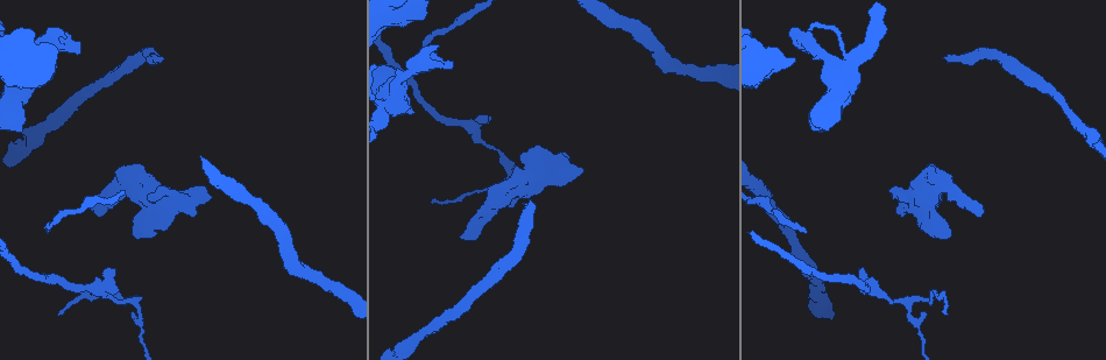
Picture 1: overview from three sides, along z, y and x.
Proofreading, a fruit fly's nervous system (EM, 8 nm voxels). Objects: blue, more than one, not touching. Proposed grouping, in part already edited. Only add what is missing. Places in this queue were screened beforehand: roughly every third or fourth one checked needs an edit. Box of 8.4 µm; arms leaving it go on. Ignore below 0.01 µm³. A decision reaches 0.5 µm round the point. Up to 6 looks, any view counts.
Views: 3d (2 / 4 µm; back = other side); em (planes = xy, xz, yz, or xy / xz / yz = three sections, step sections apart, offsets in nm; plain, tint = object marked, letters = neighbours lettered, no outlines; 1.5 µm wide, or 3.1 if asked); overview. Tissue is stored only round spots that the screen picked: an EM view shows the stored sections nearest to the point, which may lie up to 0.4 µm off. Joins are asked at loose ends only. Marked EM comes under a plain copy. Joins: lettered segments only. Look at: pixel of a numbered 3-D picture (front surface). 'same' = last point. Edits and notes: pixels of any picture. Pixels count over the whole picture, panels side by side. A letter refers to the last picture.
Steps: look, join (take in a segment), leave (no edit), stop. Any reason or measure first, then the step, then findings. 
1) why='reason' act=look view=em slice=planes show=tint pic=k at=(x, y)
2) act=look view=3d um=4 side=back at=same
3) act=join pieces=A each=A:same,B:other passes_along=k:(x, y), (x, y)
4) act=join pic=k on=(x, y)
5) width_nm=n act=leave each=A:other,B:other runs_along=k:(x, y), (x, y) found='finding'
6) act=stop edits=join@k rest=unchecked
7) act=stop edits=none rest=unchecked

why='free end' act=look view=em slice=planes show=letters pic=1 at=(63, 33)

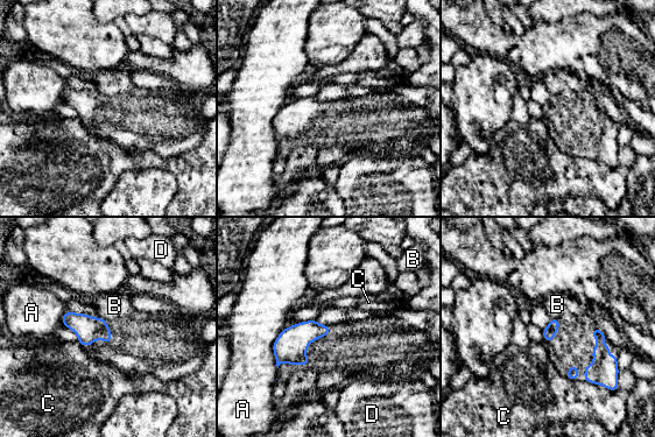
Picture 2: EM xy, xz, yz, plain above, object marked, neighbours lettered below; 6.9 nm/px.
longest_contact=A:280nm act=leave each=A:other,B:other,C:other,D:other border=2:(551, 317), (557, 318) found='none of them fits'

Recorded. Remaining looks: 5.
why='branch stops here' act=look view=em slice=xz step=4 show=tint pic=1 at=(892, 194)

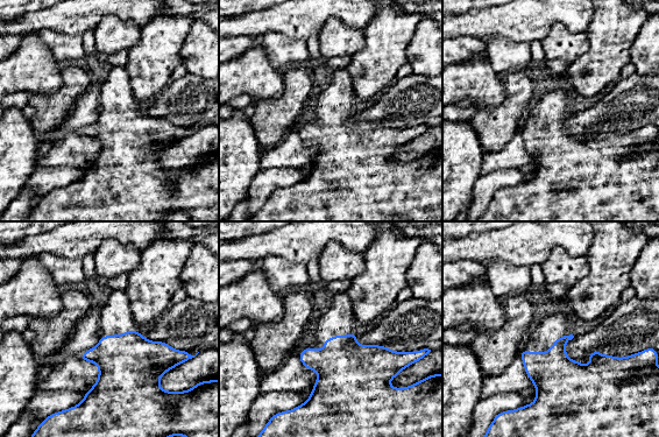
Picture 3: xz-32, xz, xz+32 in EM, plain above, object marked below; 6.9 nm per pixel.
act=look view=em slice=xz step=4 show=letters at=same

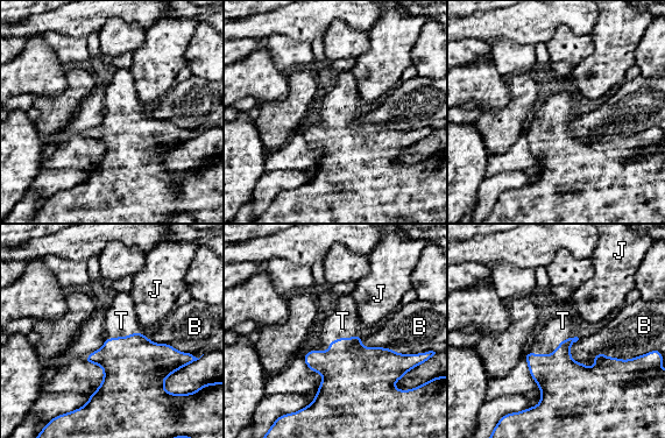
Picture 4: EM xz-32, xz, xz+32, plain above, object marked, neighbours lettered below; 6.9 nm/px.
longest_contact=B:480nm act=join pieces=T each=B:other,J:other,T:same found='it goes on there'

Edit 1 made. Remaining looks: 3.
act=look view=overview

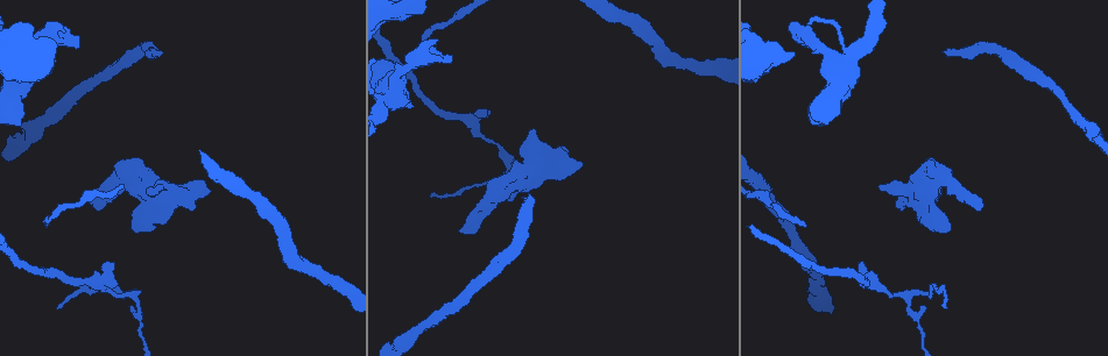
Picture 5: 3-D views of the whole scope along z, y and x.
why='an open end' act=look view=em slice=yz step=4 show=tint pic=5 at=(980, 200)

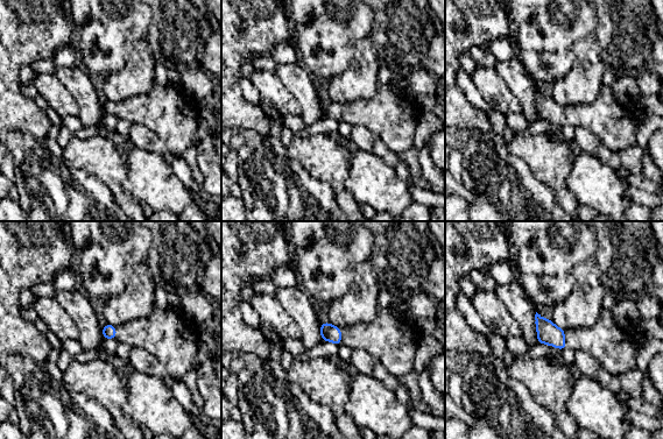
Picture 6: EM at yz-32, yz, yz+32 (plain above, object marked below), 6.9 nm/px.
why='cut it another way' act=look view=em slice=xz step=8 show=letters at=same

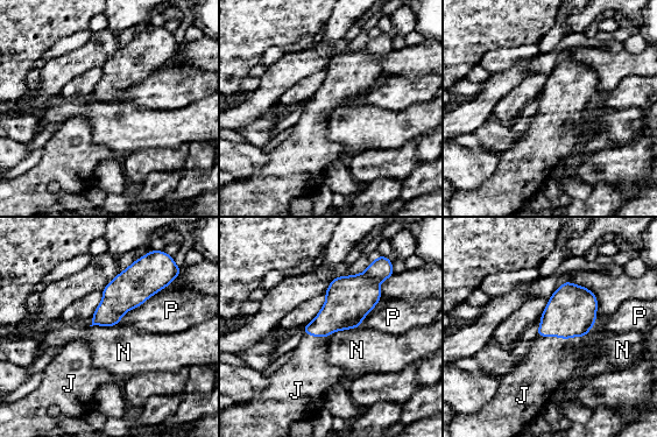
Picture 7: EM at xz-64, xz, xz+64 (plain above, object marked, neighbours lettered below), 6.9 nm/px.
longest_contact=P:460nm act=join pieces=J each=J:same,N:other,P:other found='it goes on there'

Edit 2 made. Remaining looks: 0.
act=stop edits=join@4,join@7 rest=unchecked

